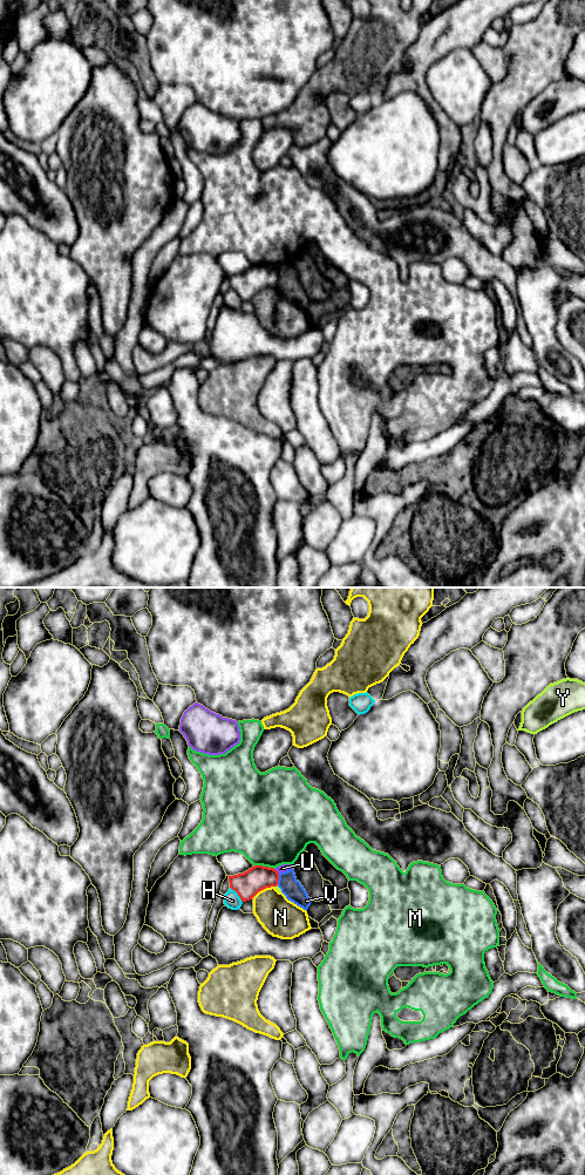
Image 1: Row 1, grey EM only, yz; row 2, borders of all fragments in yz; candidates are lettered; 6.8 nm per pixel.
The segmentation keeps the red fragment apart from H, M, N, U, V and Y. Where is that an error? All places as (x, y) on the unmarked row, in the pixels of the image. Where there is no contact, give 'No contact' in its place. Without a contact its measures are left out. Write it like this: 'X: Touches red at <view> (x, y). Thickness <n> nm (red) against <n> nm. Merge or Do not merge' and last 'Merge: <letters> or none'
H: Touches red at yz (238, 294). Thickness 180 nm (red) against 110 nm. Do not merge
M: Touches red at yz (265, 266). Thickness 180 nm (red) against 480 nm. Do not merge
N: Touches red at yz (263, 289). Thickness 180 nm (red) against 260 nm. Do not merge
U: Touches red at yz (277, 271). Thickness 180 nm (red) against 50 nm. Do not merge
V: Touches red at yz (278, 278). Thickness 180 nm (red) against 140 nm. Do not merge
Y: Touches red at yz (276, 285). Thickness 180 nm (red) against 20 nm. Do not merge
Merge: none

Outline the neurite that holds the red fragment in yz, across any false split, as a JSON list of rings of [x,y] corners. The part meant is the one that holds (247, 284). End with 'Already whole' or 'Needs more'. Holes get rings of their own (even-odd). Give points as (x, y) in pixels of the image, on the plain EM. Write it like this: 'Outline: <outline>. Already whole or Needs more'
Outline: [[[254,265],[247,271],[229,276],[230,287],[240,297],[242,301],[252,299],[259,291],[277,286],[279,273],[276,269]]]. Already whole

